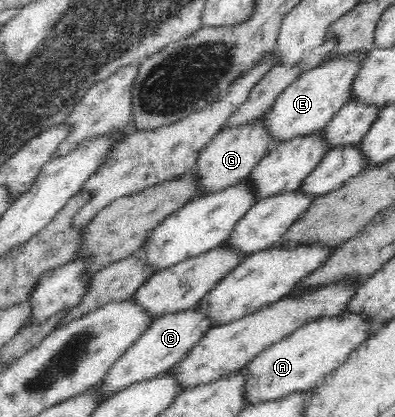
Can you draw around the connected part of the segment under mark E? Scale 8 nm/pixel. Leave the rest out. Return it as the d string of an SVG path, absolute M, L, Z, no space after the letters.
M354 52L341 60L325 62L313 69L305 70L289 87L286 87L274 101L273 107L260 119L265 132L276 143L292 140L295 136L305 136L321 132L332 117L351 99L352 83L359 73L367 52Z

